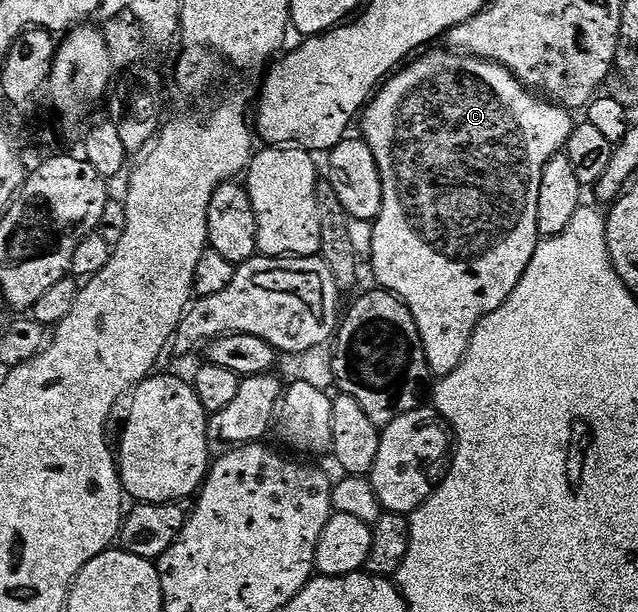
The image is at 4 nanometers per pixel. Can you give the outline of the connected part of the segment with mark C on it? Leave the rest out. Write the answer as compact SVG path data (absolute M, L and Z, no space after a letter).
M448 48L436 49L429 49L413 57L377 89L362 111L362 137L370 152L374 152L374 160L378 160L378 170L382 176L382 212L372 223L373 250L370 265L372 274L376 277L375 285L396 295L410 308L414 324L418 324L418 332L422 336L422 348L426 352L429 371L433 375L443 376L454 372L454 368L462 364L476 325L487 314L502 308L510 292L514 292L518 284L523 282L526 268L531 266L536 247L542 241L538 232L538 192L542 188L542 168L546 168L548 161L567 147L574 119L564 107L537 96L527 86L523 86L506 67L485 58L475 58L473 54L453 52Z

